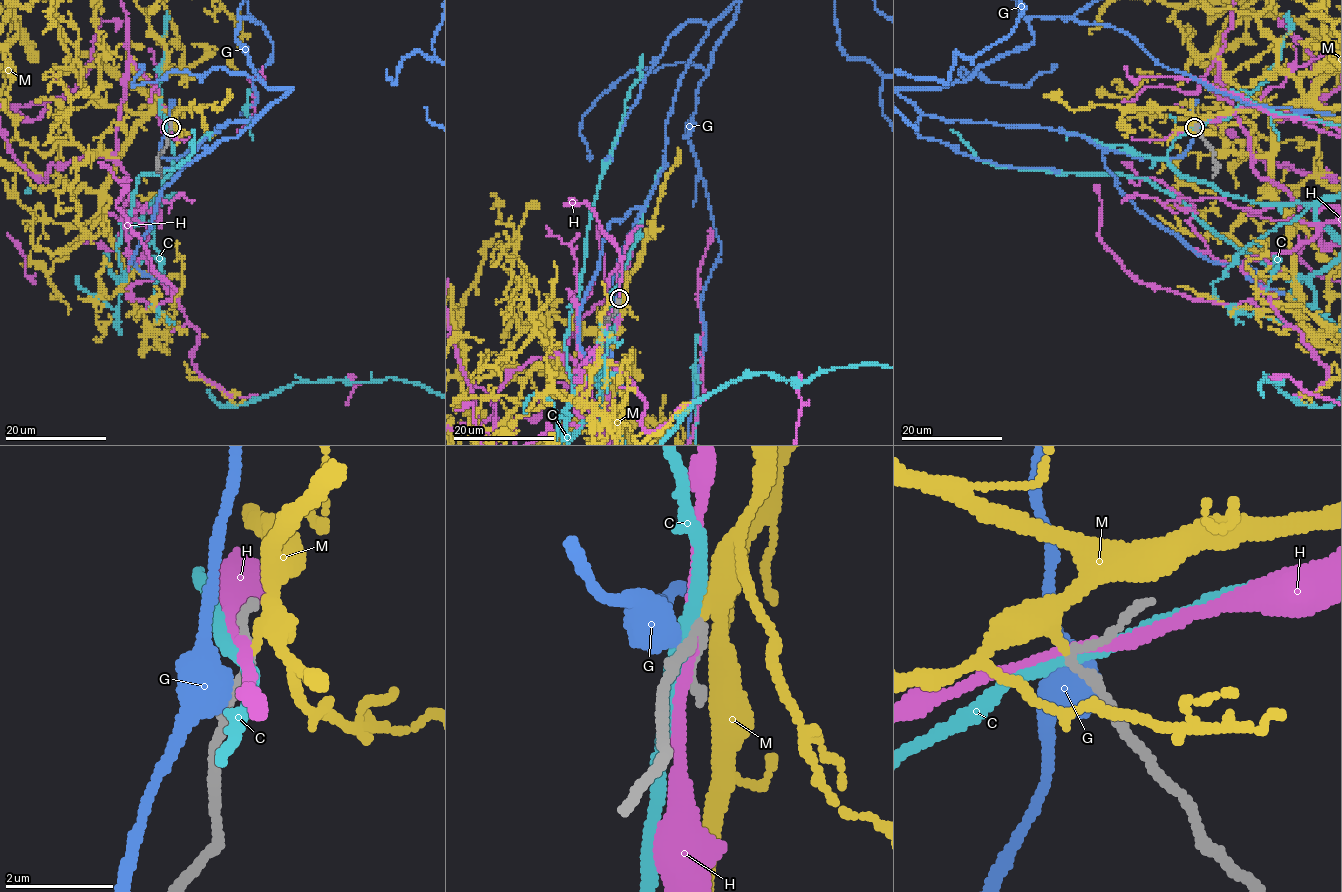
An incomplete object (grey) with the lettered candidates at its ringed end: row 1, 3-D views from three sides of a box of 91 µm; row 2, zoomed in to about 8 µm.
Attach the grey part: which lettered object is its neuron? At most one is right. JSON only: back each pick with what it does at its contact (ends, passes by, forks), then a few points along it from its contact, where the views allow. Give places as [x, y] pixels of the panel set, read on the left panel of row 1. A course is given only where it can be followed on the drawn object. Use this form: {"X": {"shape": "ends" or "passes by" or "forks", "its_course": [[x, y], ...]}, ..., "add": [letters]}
{"M": {"shape": "passes by"}, "add": ["M"]}

